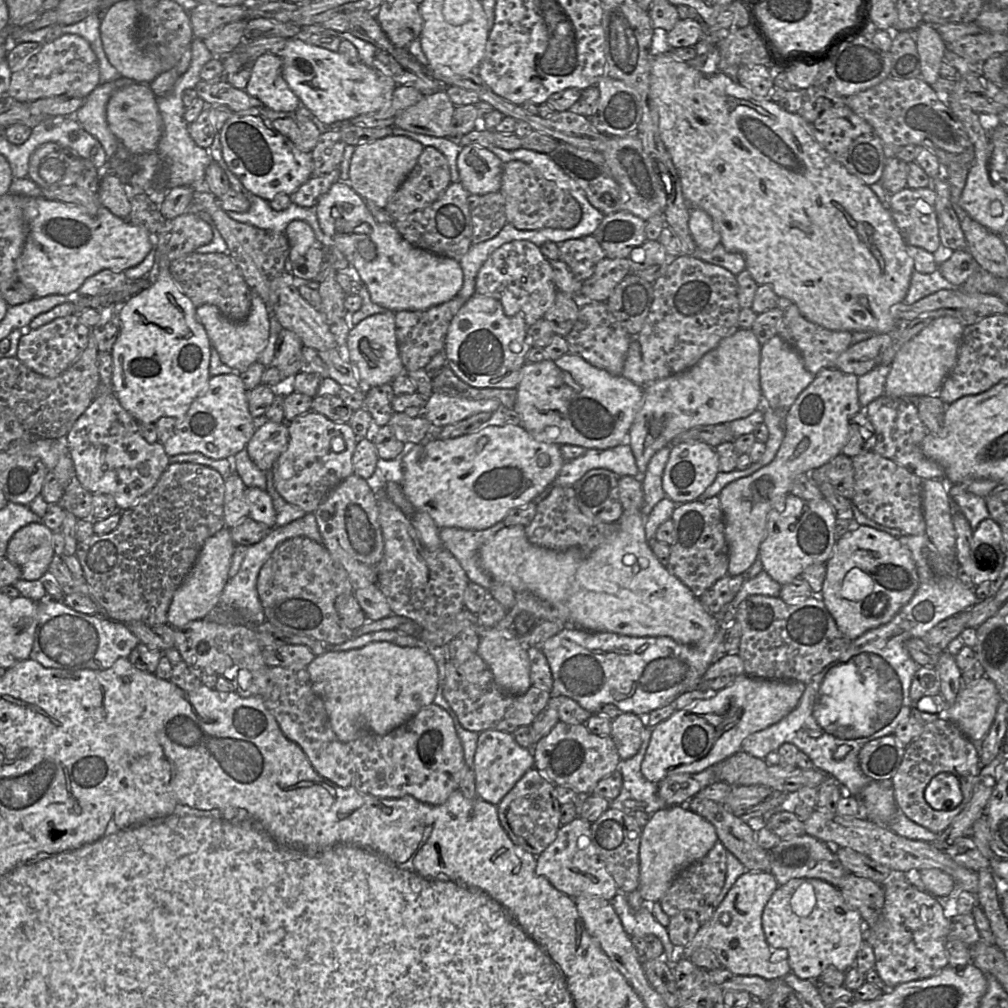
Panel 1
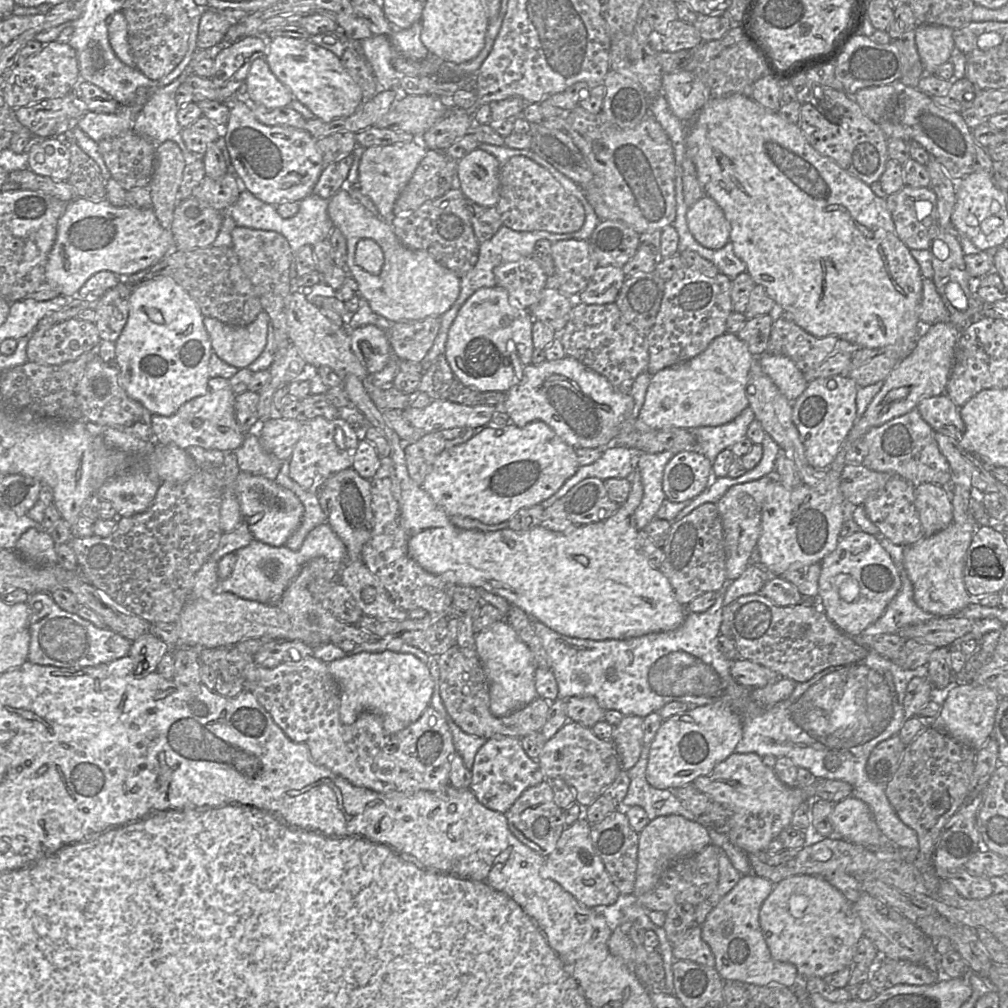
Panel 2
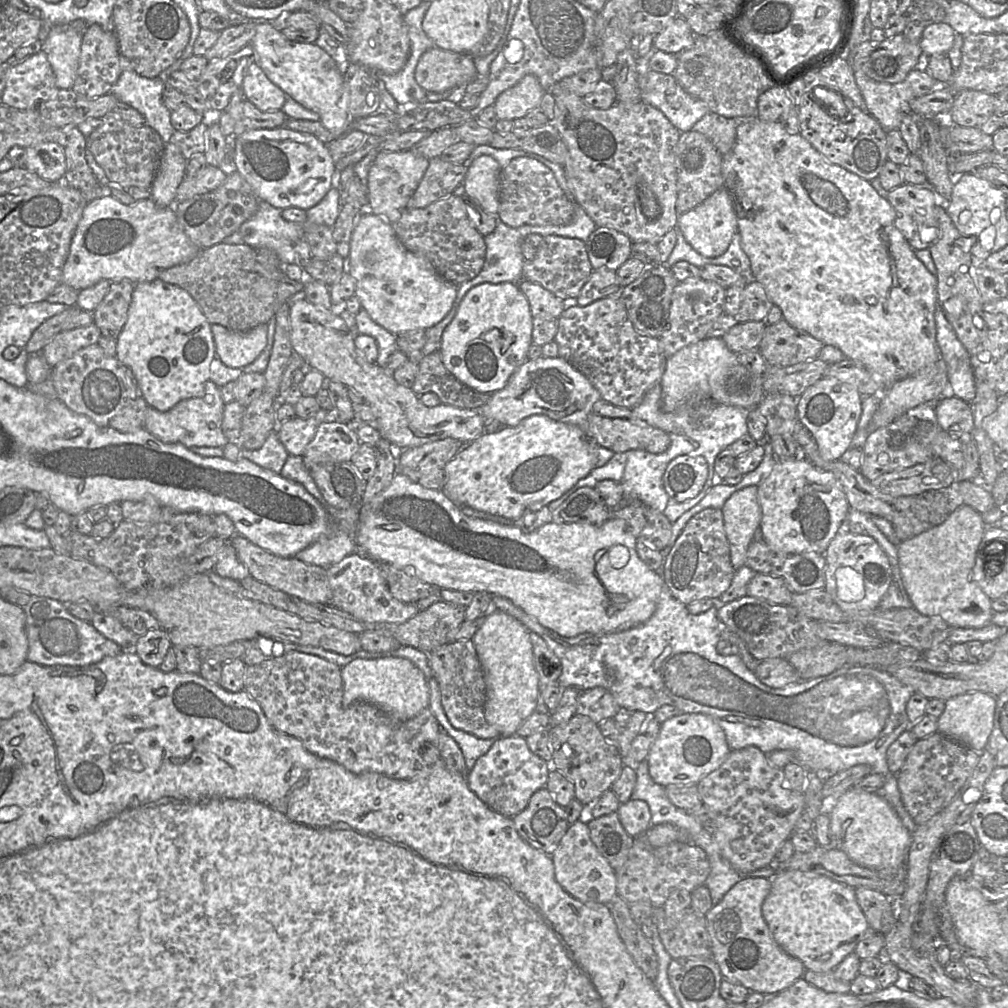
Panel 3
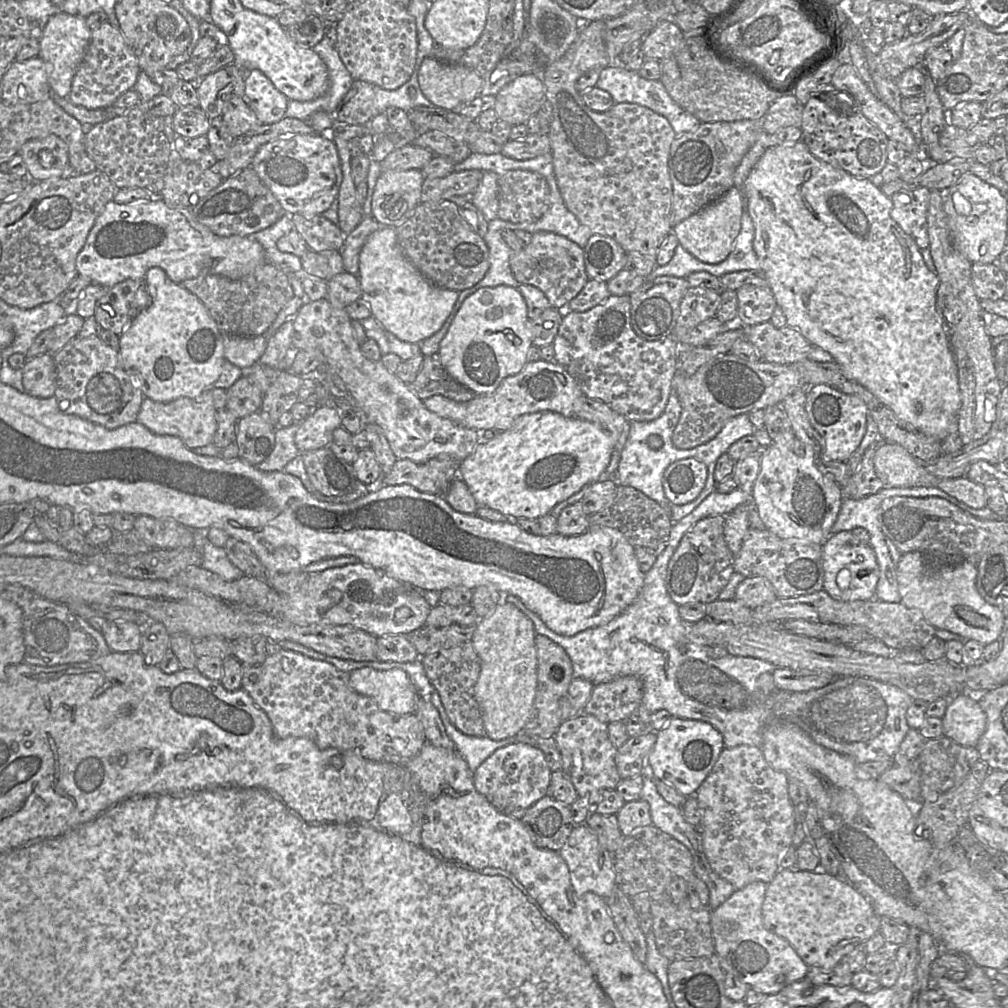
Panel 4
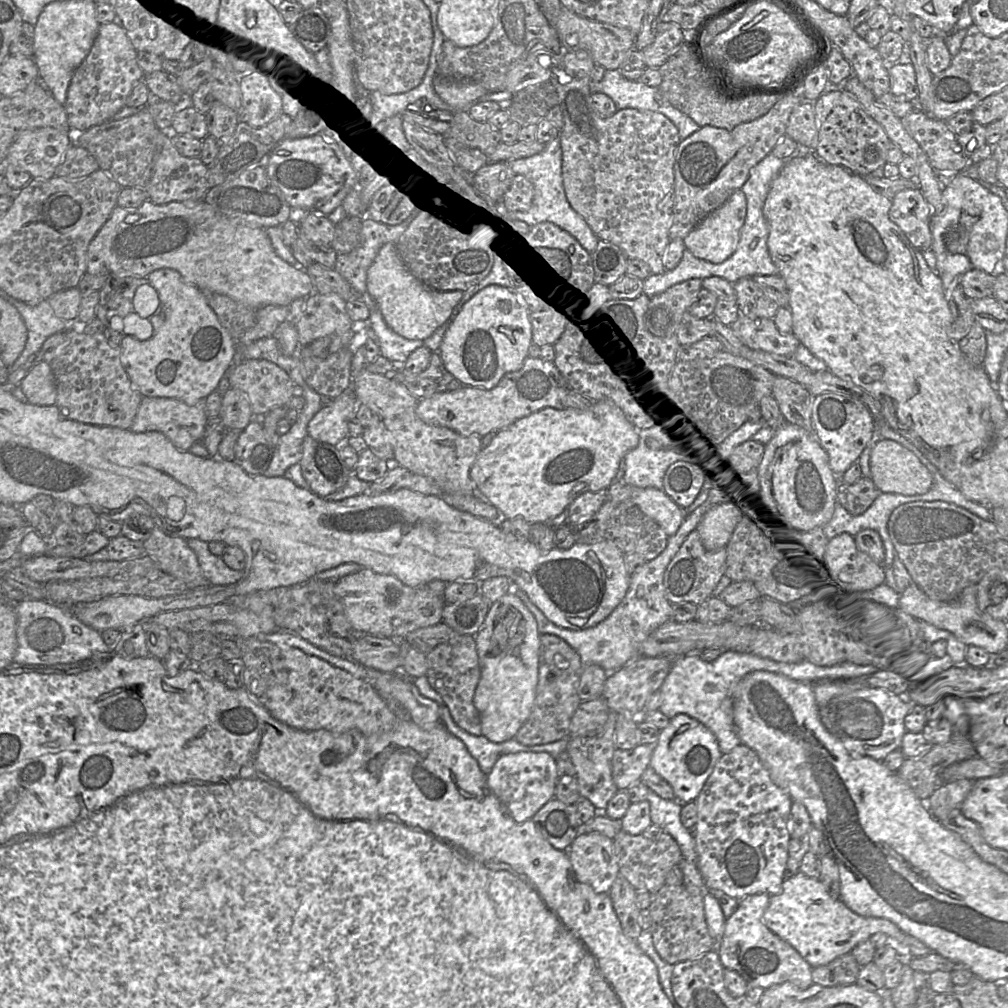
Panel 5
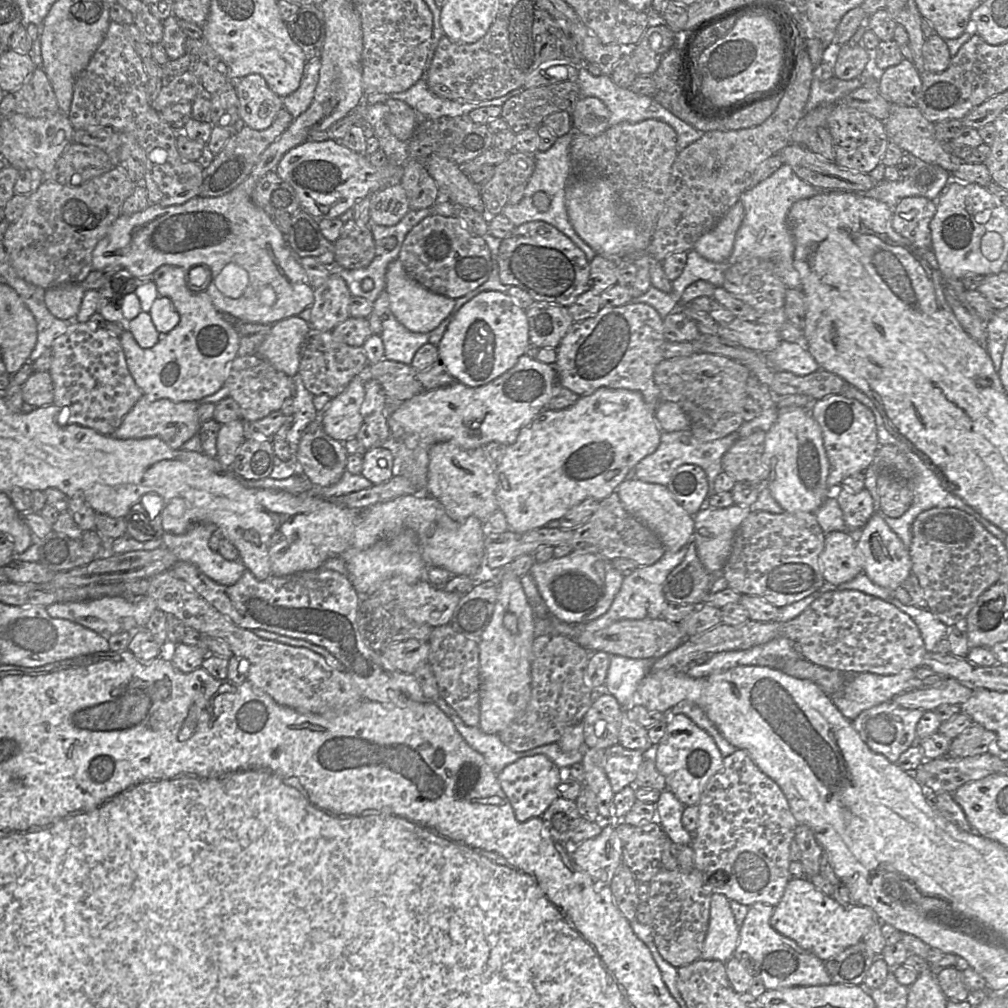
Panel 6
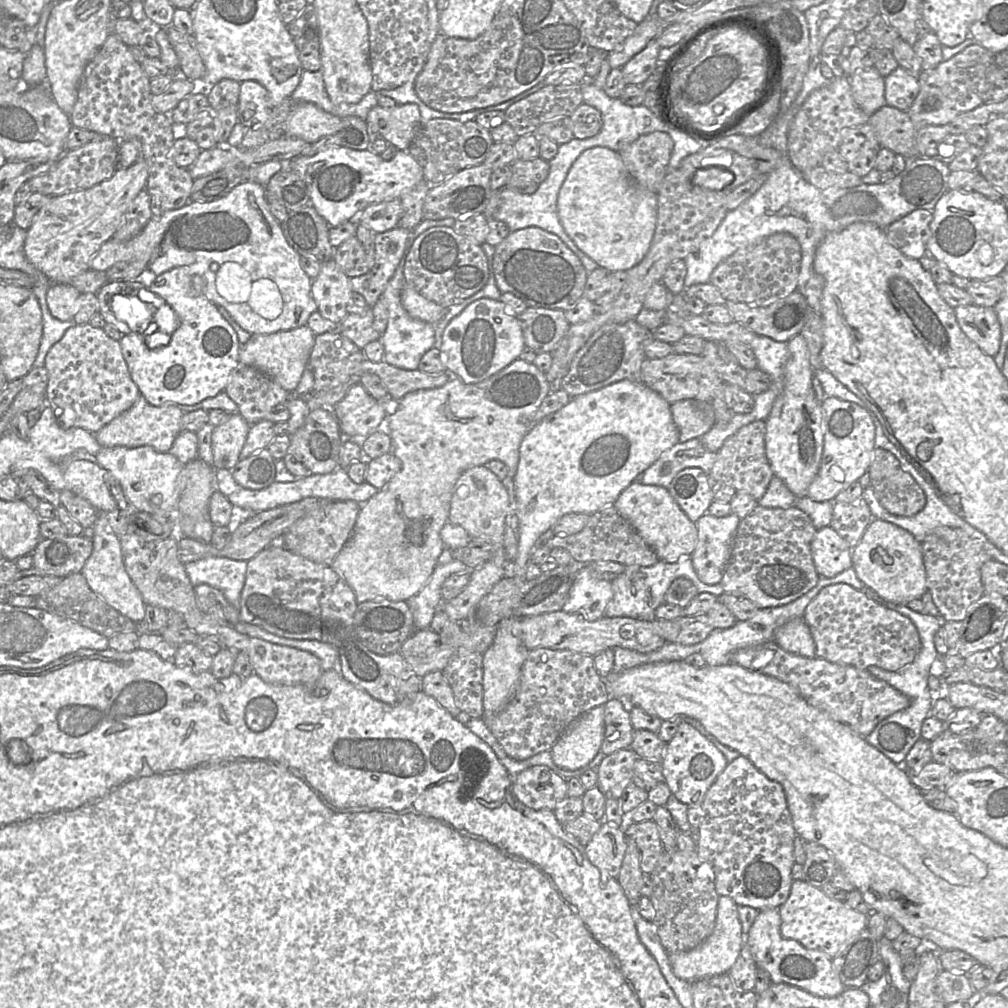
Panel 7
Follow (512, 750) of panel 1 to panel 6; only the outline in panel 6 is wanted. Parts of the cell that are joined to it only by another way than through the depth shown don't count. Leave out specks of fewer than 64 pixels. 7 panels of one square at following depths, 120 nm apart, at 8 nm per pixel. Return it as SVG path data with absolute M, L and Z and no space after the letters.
M539 754L518 759L506 766L498 775L499 784L507 796L516 819L525 822L534 817L541 817L552 802L559 797L558 784L564 776L547 756Z

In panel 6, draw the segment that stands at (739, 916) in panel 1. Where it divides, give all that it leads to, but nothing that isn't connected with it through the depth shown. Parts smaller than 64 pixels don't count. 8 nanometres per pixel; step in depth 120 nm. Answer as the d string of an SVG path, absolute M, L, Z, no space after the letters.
M756 902L749 907L739 929L739 943L734 957L742 963L752 977L762 979L766 990L831 984L825 962L800 948L795 941L783 936L771 926L773 910L773 906L762 902Z

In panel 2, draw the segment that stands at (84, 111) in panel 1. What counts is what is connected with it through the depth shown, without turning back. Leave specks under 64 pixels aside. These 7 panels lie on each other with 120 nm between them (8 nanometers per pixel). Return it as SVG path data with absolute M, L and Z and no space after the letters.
M141 90L134 103L126 106L120 105L115 113L86 112L77 126L97 143L131 130L141 107L152 90Z

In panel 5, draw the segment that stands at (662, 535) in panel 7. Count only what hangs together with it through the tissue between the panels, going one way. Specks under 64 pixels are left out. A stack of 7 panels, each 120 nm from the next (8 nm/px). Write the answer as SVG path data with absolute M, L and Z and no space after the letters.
M633 487L632 497L639 508L655 520L668 537L675 535L686 518L685 510L674 503L663 490Z

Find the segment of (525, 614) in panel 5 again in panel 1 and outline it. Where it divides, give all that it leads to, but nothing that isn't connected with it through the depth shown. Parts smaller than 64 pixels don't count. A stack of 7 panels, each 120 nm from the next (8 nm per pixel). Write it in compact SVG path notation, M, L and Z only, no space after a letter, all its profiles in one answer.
M490 628L485 634L482 634L479 640L477 654L486 662L492 671L497 685L506 693L512 695L521 695L527 692L532 686L530 679L530 661L527 654L527 648L532 646L524 646L515 639L507 631L498 631Z

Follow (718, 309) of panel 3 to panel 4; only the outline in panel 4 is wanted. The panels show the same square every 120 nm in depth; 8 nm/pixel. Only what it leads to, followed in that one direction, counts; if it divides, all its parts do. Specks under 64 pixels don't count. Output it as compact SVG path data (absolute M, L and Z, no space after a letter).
M690 287L680 303L673 337L678 343L698 324L713 318L719 309L721 293L703 287Z

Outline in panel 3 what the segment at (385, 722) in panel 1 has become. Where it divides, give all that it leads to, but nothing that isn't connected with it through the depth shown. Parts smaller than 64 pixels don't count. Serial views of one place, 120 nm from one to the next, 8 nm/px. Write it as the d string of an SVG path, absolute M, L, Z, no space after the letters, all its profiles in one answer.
M384 656L356 658L341 668L343 680L343 706L355 701L366 701L398 721L406 721L429 708L429 686L423 672L409 659Z

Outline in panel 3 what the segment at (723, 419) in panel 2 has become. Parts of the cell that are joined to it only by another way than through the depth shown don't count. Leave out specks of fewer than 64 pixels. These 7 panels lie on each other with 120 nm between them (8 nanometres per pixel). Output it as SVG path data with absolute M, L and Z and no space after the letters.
M705 338L680 349L667 359L659 383L662 410L667 413L673 412L693 397L711 398L711 391L724 383L729 371L738 363L738 354L730 351L722 338Z

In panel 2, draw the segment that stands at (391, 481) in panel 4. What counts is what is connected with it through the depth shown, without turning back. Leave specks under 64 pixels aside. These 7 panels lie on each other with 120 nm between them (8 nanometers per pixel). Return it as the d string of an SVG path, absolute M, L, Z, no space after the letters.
M470 427L446 429L425 434L415 443L406 444L404 451L410 477L422 487L437 456L445 449L468 441L476 431Z

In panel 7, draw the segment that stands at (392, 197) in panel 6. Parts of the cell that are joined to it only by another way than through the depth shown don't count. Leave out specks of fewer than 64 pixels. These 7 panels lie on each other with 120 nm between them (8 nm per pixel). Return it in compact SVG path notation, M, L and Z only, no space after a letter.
M400 198L368 205L359 215L361 223L374 233L382 233L399 226L402 217Z

